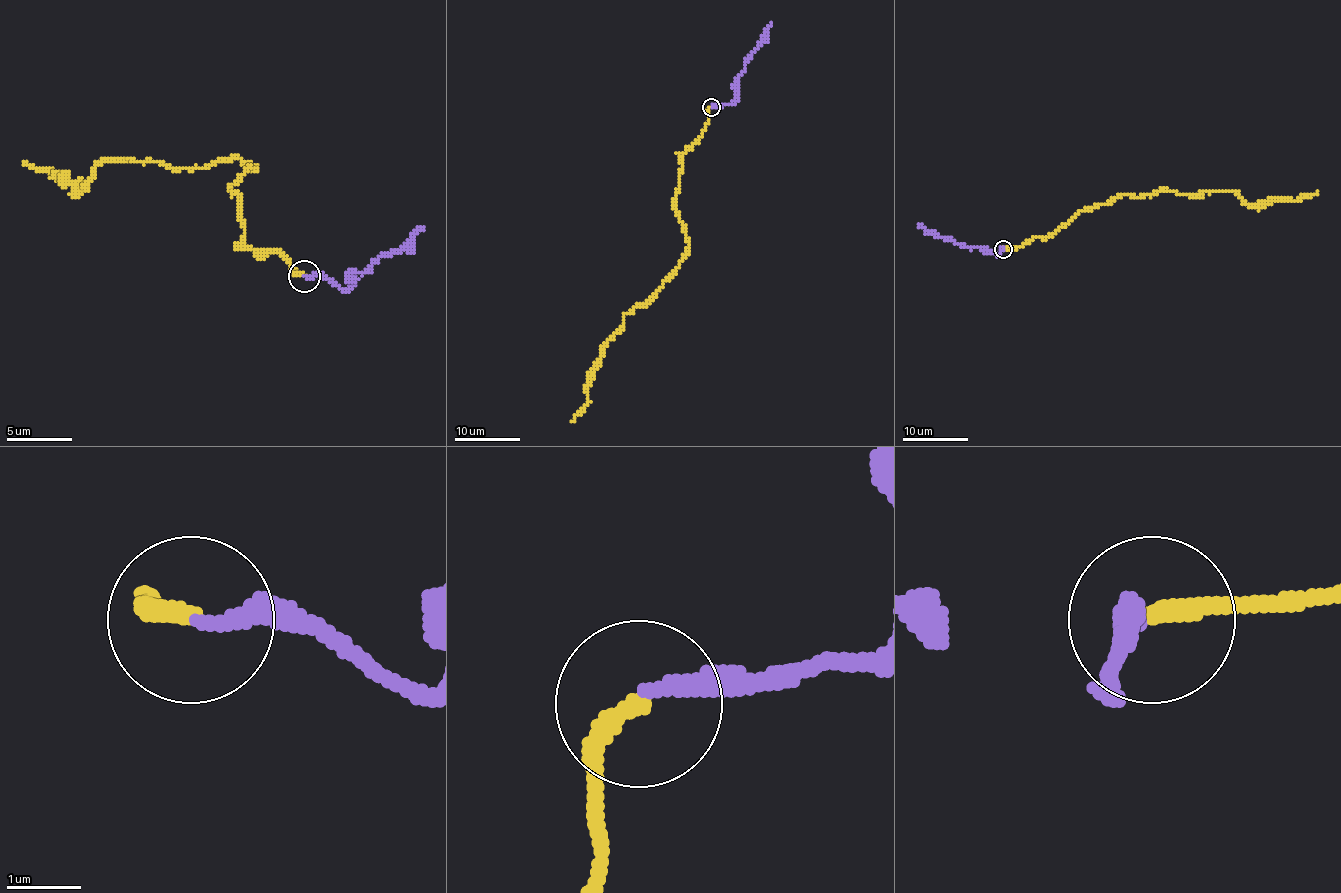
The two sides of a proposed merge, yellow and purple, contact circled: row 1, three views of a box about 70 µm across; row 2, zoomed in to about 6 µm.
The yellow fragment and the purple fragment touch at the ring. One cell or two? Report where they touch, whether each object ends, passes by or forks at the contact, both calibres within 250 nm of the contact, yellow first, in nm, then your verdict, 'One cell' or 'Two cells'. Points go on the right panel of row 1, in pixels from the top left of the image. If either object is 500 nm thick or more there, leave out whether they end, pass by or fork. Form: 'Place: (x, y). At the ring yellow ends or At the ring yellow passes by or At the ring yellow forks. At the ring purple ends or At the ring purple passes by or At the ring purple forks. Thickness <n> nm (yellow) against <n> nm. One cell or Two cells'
Place: (1003, 249). At the ring yellow ends. At the ring purple ends. Thickness 280 nm (yellow) against 220 nm. One cell

